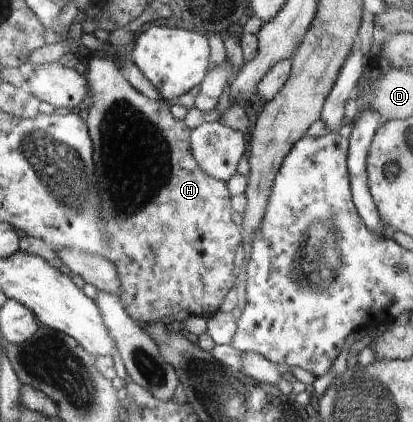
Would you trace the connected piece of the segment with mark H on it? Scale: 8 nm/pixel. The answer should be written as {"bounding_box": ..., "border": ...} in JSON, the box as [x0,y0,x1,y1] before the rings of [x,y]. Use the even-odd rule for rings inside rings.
{"bounding_box":[85,54,241,327],"border":[[[92,54],[86,61],[85,75],[88,78],[91,87],[91,105],[89,115],[85,120],[88,124],[88,132],[92,137],[92,144],[95,149],[93,160],[95,164],[95,185],[99,192],[99,228],[103,230],[107,244],[103,248],[103,257],[105,257],[115,269],[117,280],[119,282],[116,293],[118,294],[127,314],[141,327],[153,322],[161,322],[164,316],[174,315],[180,310],[187,310],[189,315],[197,315],[205,319],[211,318],[220,310],[221,303],[225,300],[227,293],[233,288],[235,278],[233,278],[233,258],[235,258],[235,248],[237,242],[241,242],[241,230],[235,226],[234,220],[231,220],[231,196],[227,192],[225,182],[217,180],[205,172],[189,150],[189,128],[183,121],[177,120],[170,111],[171,103],[166,99],[159,98],[151,100],[143,96],[138,90],[135,90],[131,83],[122,73],[121,62],[108,57],[98,57]]]}

